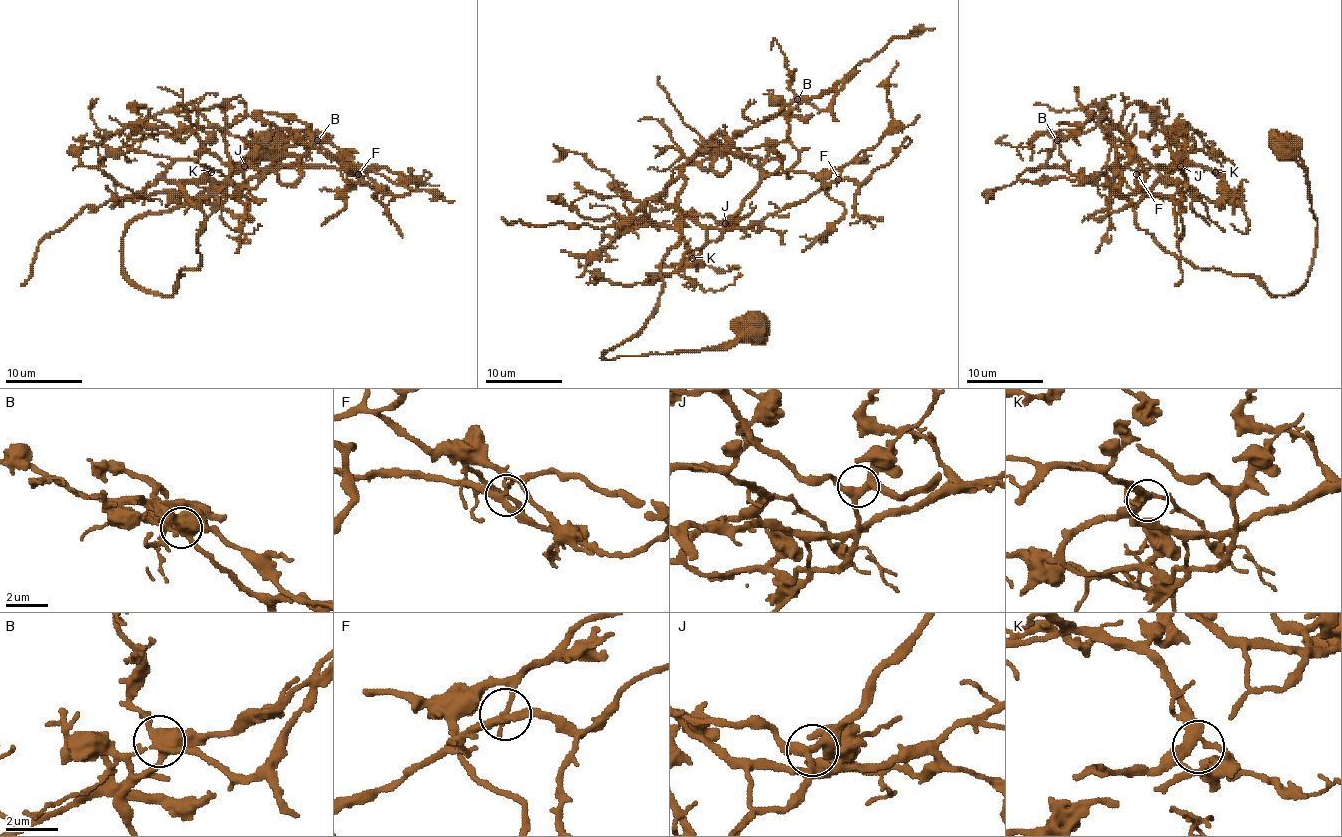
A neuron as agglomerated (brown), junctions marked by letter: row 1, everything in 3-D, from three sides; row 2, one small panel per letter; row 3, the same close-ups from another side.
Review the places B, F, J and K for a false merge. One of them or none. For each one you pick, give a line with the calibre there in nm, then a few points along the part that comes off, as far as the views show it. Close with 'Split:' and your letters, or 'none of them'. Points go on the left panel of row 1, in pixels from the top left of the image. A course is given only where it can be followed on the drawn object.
B: calibre 480 nm; course (317, 141), (344, 164), (379, 170)
Split: B

